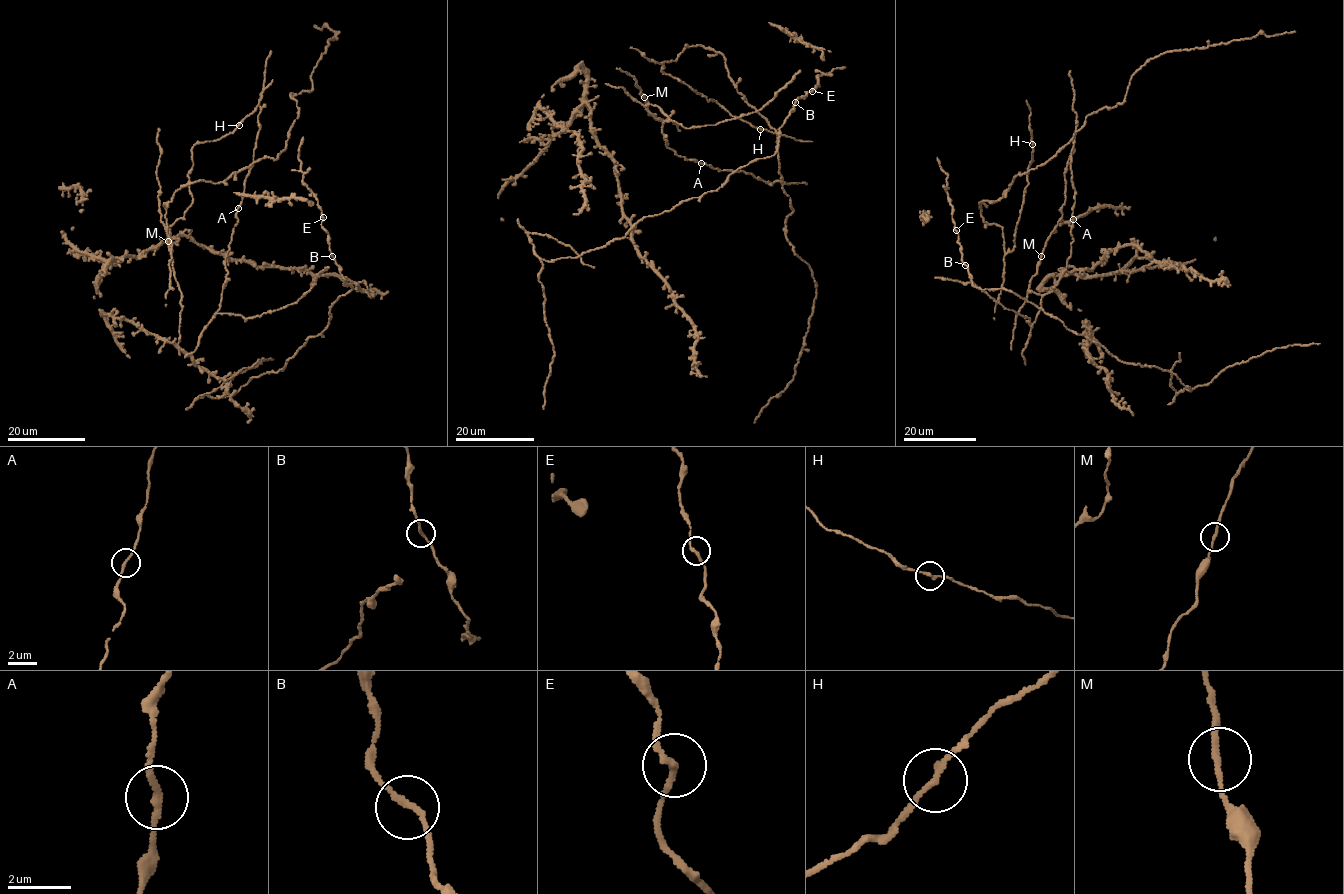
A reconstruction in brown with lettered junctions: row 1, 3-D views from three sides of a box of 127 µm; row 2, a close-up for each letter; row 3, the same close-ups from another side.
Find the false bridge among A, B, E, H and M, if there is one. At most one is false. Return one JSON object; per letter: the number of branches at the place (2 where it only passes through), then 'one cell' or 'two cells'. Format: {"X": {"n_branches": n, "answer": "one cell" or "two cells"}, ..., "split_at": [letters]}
{"A": {"n_branches": 2, "answer": "one cell"}, "B": {"n_branches": 2, "answer": "one cell"}, "E": {"n_branches": 2, "answer": "one cell"}, "H": {"n_branches": 2, "answer": "one cell"}, "M": {"n_branches": 2, "answer": "one cell"}, "split_at": []}

